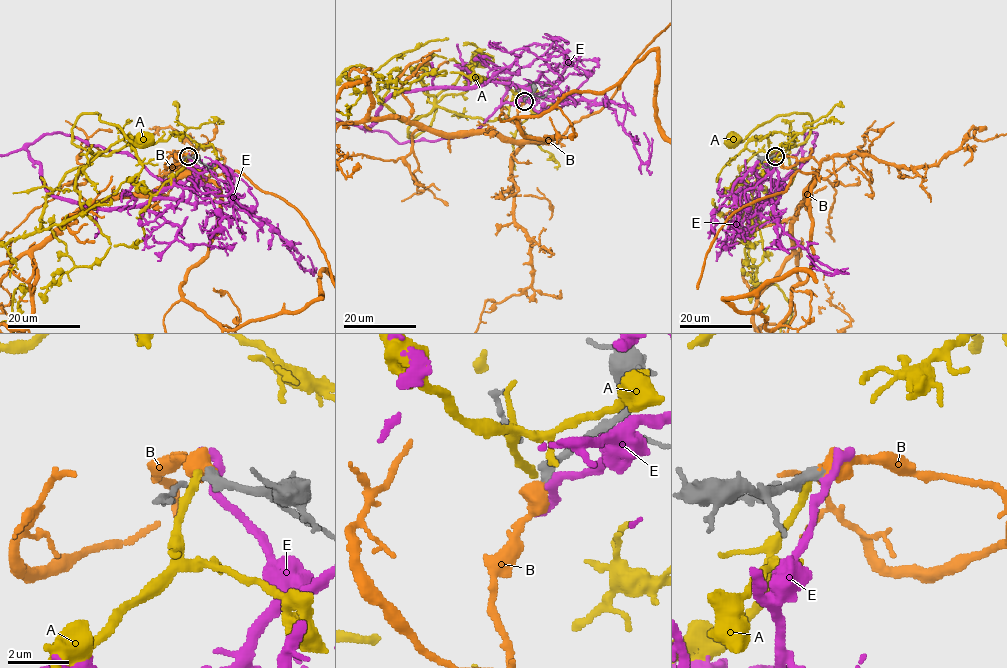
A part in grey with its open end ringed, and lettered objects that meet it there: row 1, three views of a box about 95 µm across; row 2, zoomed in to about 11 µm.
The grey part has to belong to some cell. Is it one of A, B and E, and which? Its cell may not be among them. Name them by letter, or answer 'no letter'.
B

